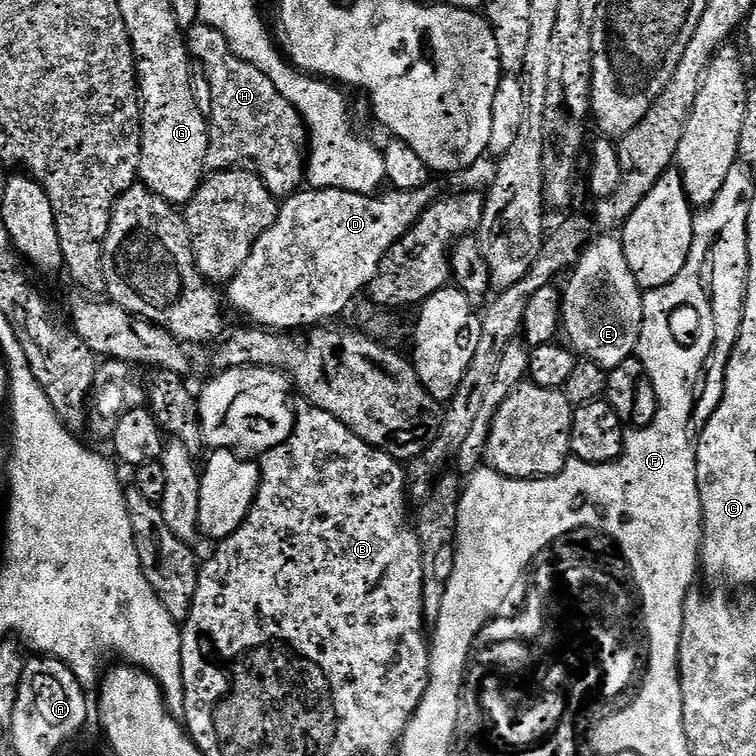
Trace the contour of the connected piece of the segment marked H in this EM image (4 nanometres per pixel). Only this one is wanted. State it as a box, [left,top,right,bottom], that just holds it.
[210,54,310,198]

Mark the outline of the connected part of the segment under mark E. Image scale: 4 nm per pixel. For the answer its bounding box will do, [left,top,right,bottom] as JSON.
[564,234,646,370]

